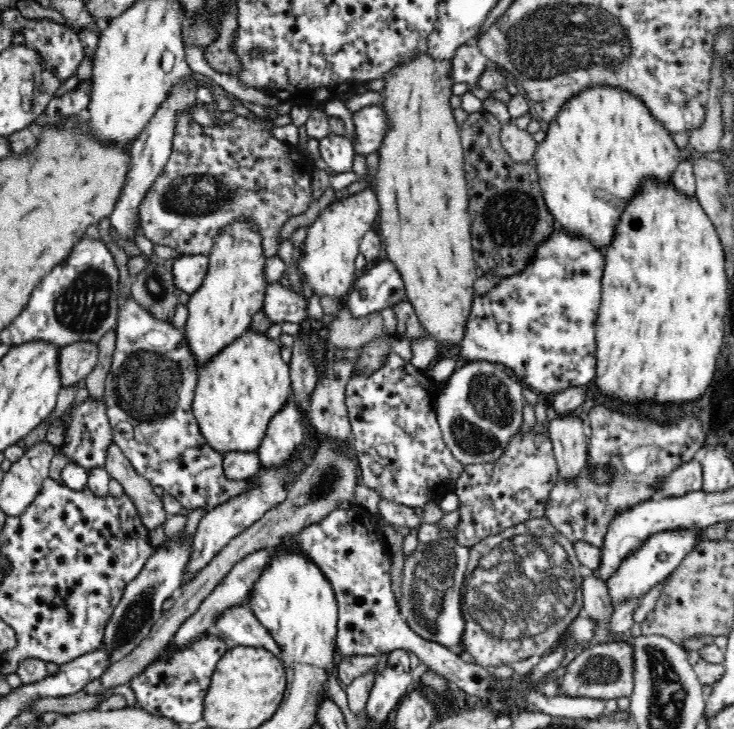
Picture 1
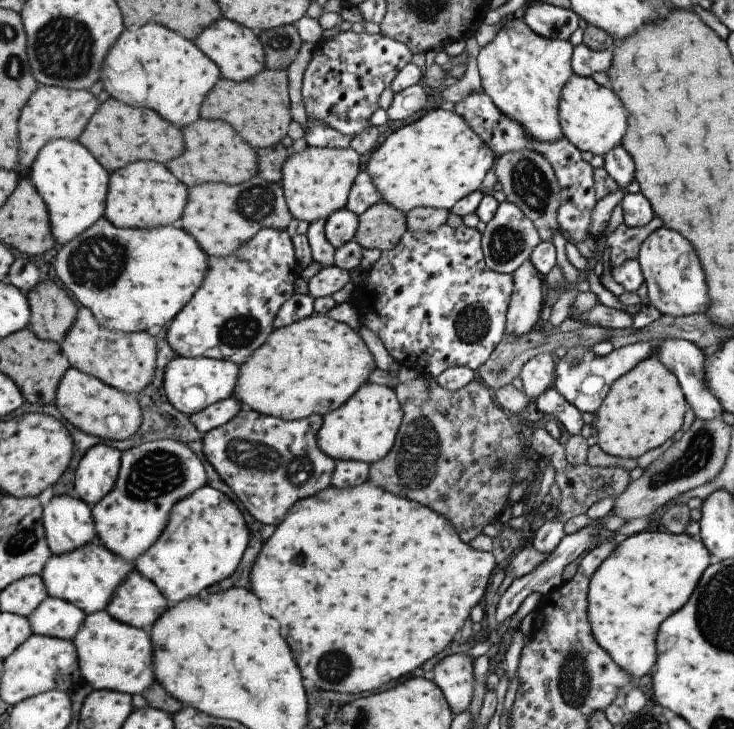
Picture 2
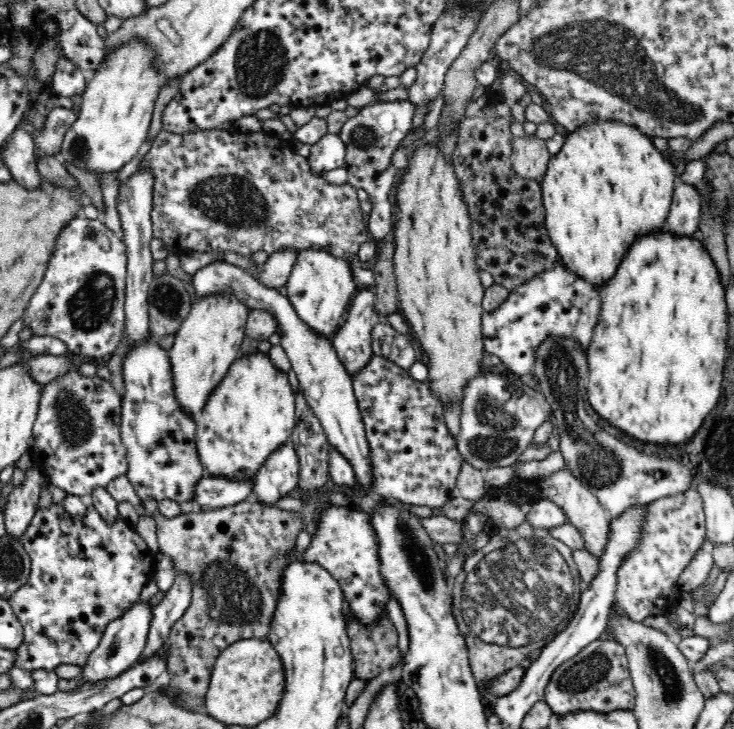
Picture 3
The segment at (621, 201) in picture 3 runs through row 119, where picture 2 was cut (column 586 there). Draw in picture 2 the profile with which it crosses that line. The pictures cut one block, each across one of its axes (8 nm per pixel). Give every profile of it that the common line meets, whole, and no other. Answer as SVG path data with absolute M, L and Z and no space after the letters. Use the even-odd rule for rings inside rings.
M651 528L619 538L611 554L591 574L586 594L587 622L591 636L633 680L647 675L655 664L655 636L659 624L689 600L699 577L710 563L709 552L698 537L685 533L674 535L659 528Z

